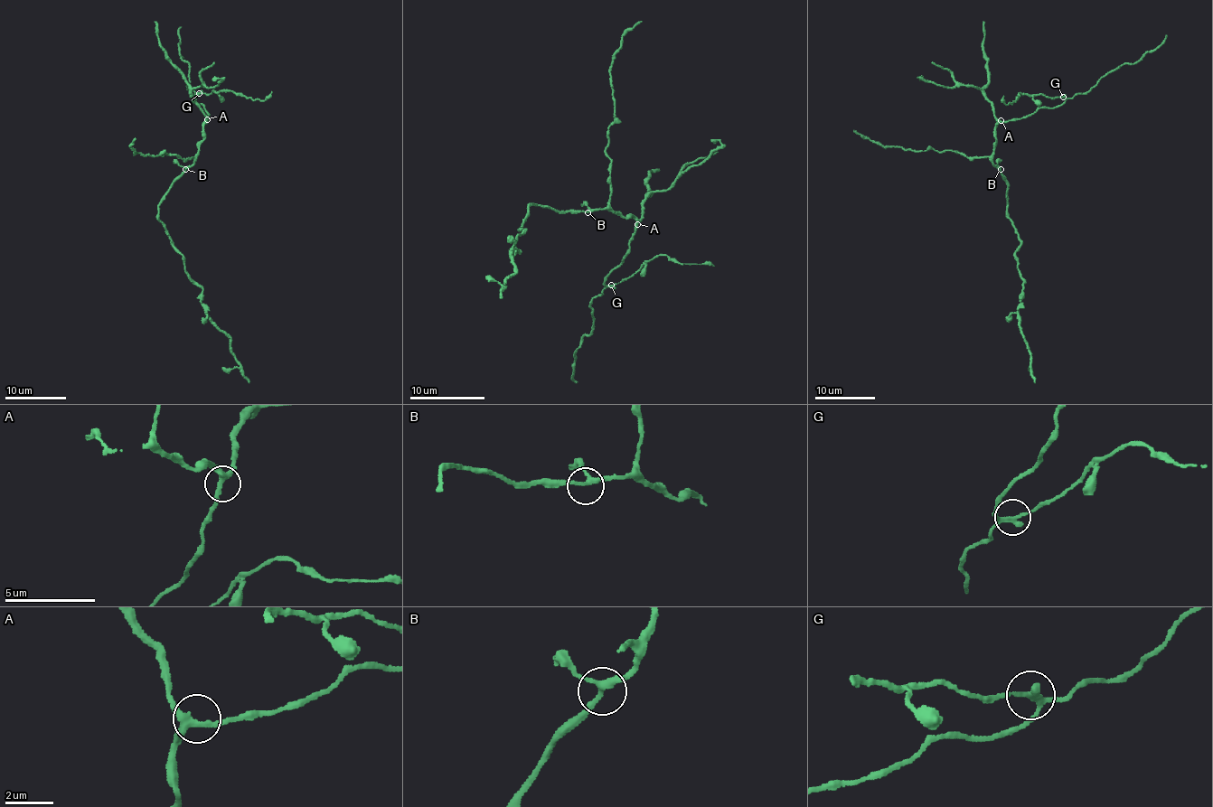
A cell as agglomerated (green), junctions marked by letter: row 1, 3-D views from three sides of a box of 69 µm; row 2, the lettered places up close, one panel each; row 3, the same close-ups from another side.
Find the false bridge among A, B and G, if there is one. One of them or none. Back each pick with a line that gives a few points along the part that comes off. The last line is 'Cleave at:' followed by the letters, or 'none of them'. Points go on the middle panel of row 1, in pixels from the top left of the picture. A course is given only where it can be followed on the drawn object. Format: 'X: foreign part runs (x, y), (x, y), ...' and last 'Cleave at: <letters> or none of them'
G: foreign part runs (610, 286), (627, 280), (644, 264), (659, 255), (667, 255), (678, 263), (715, 265)
Cleave at: G

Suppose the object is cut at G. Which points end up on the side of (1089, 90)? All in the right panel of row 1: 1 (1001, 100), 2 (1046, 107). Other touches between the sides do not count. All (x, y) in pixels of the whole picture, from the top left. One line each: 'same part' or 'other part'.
1: other part
2: same part

